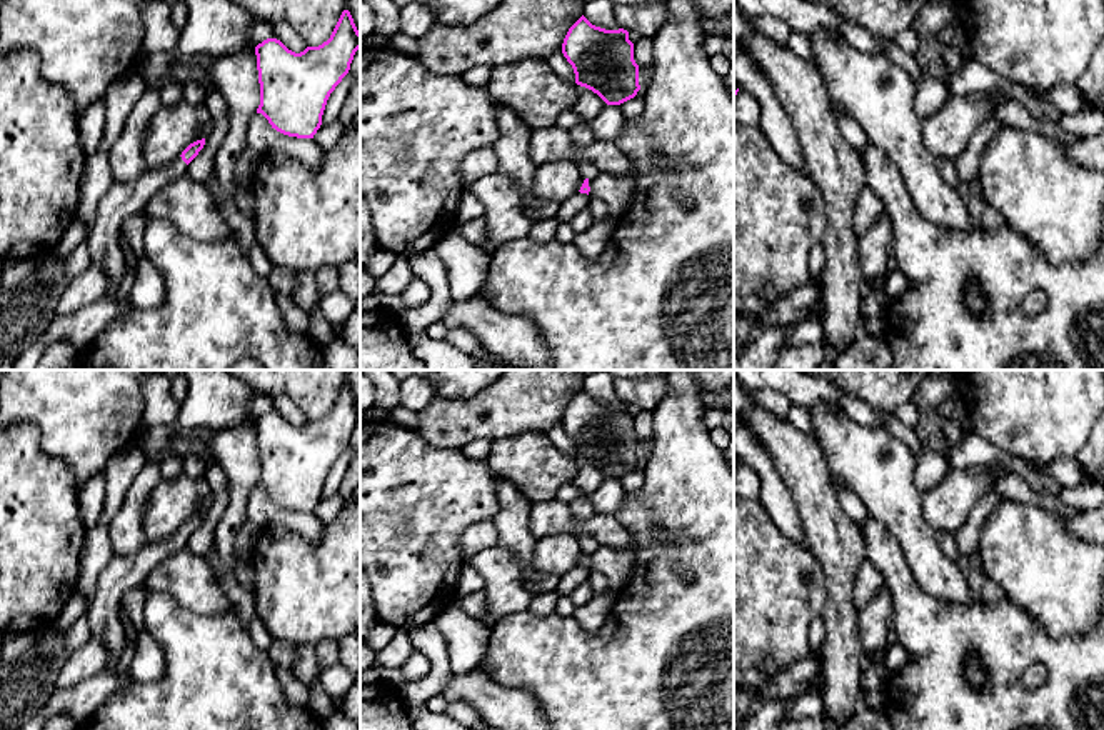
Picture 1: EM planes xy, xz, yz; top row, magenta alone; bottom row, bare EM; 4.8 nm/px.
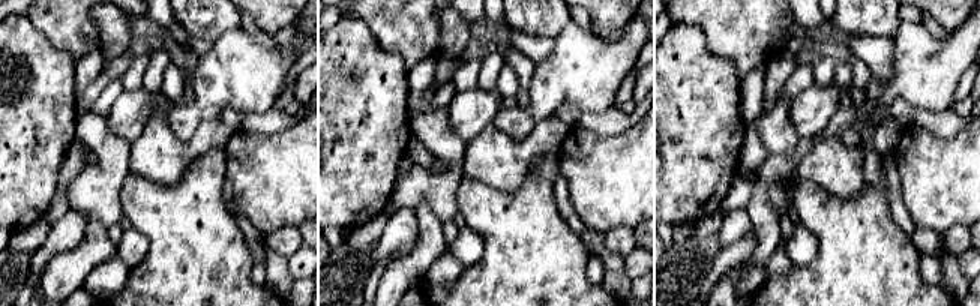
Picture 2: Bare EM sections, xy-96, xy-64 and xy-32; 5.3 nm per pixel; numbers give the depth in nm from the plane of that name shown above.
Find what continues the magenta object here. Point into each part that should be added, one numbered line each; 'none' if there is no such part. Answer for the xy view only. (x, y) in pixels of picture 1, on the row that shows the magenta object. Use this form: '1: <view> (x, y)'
1: xy (122, 200)

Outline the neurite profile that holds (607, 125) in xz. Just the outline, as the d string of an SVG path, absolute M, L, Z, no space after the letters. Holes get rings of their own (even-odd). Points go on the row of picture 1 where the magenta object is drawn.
M605 105L592 120L582 120L579 113L570 108L559 117L557 125L569 130L575 125L587 125L595 140L615 142L625 125L625 118L619 105Z

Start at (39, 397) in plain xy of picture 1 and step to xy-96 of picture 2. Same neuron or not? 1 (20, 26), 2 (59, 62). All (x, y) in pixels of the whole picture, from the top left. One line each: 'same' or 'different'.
1: different
2: different

